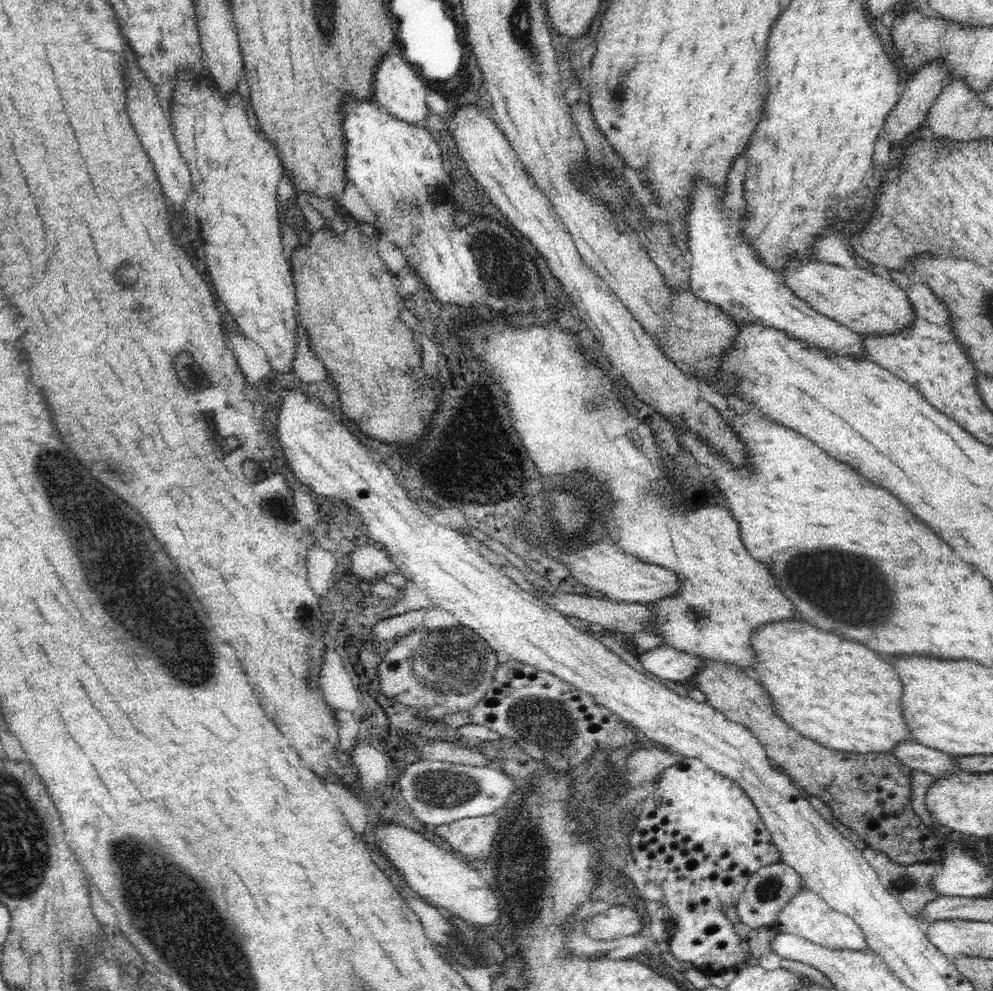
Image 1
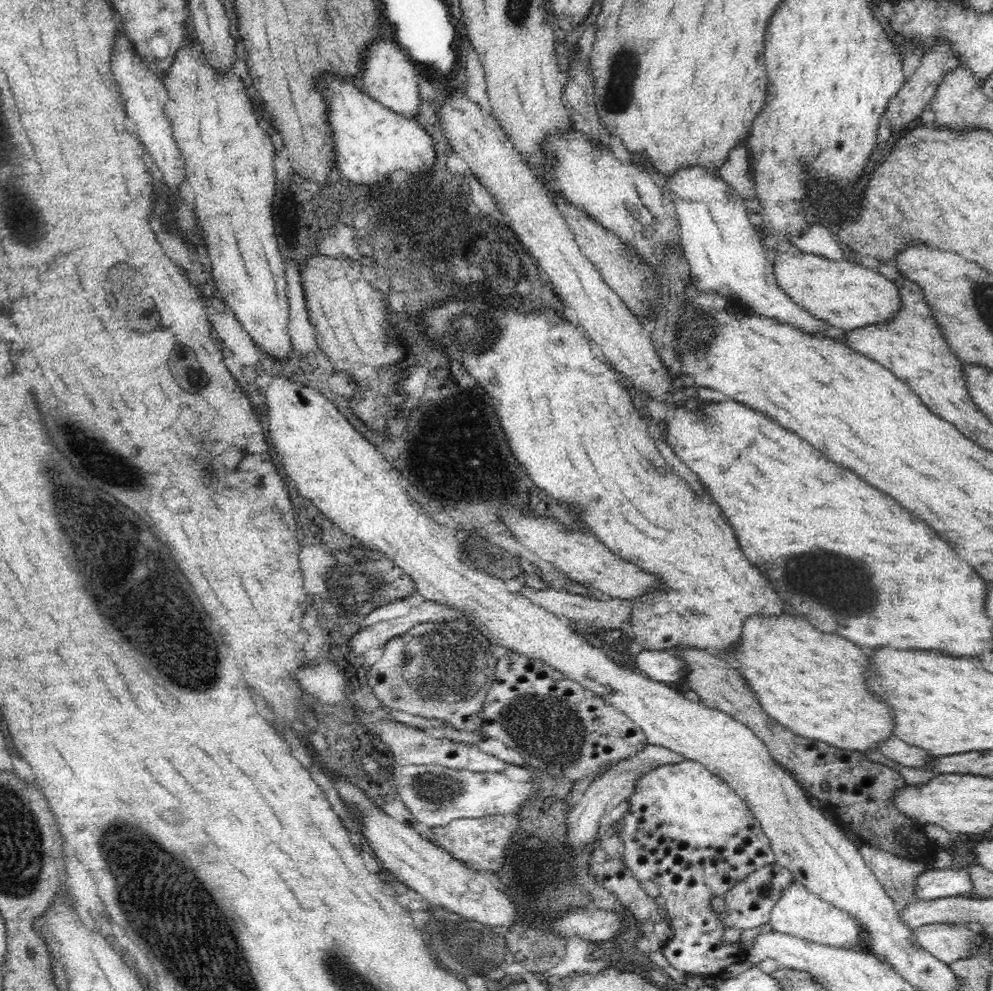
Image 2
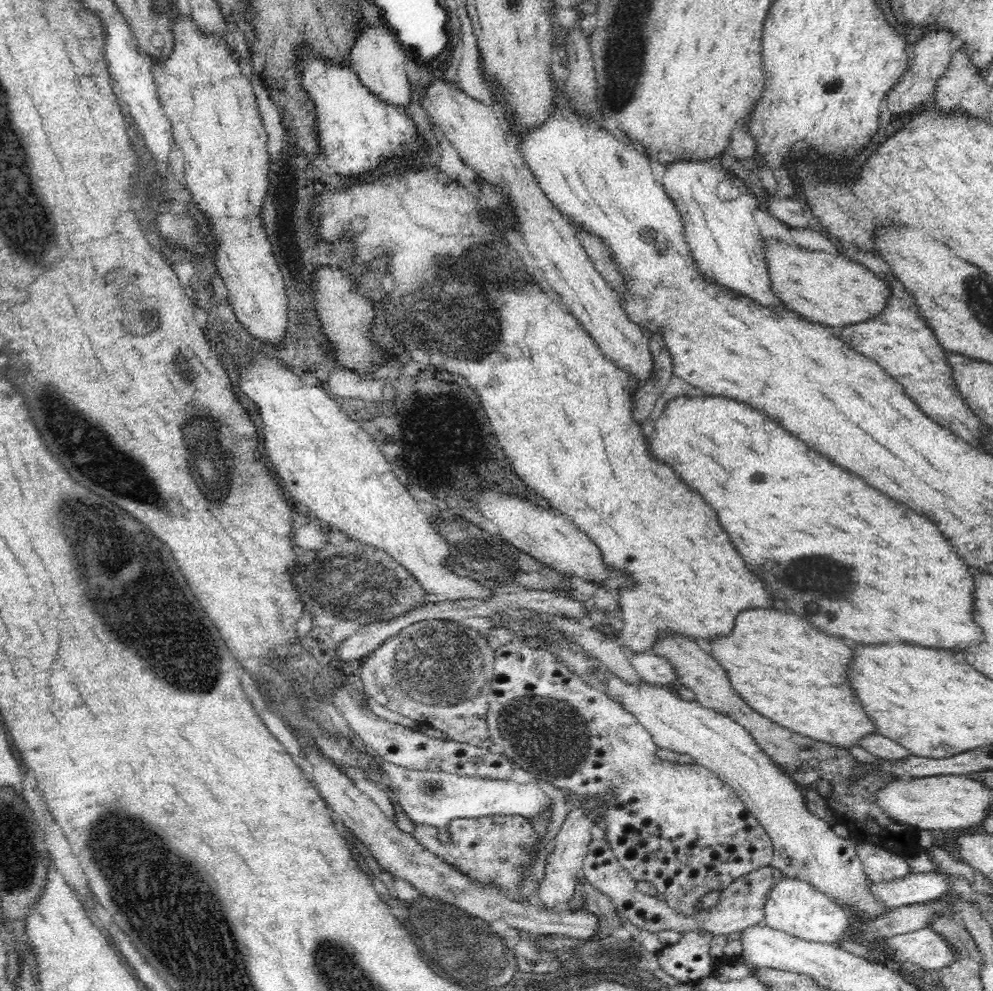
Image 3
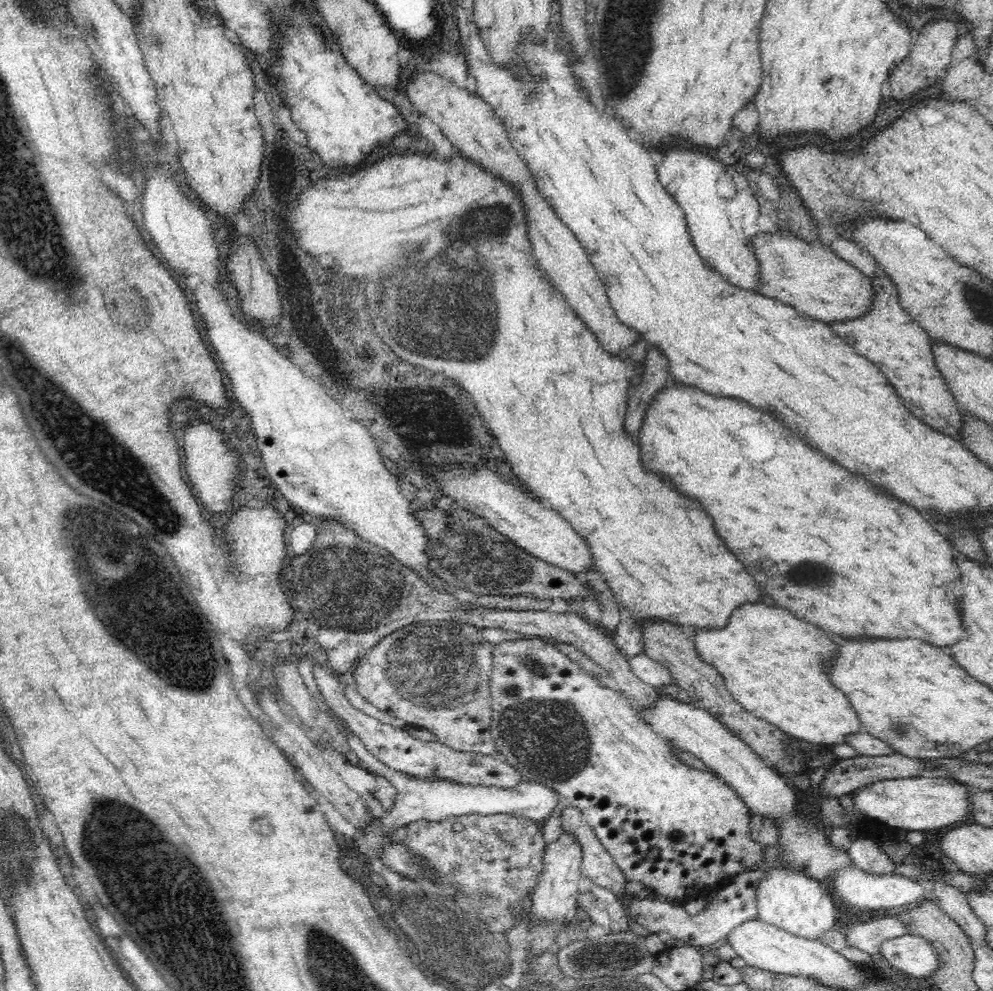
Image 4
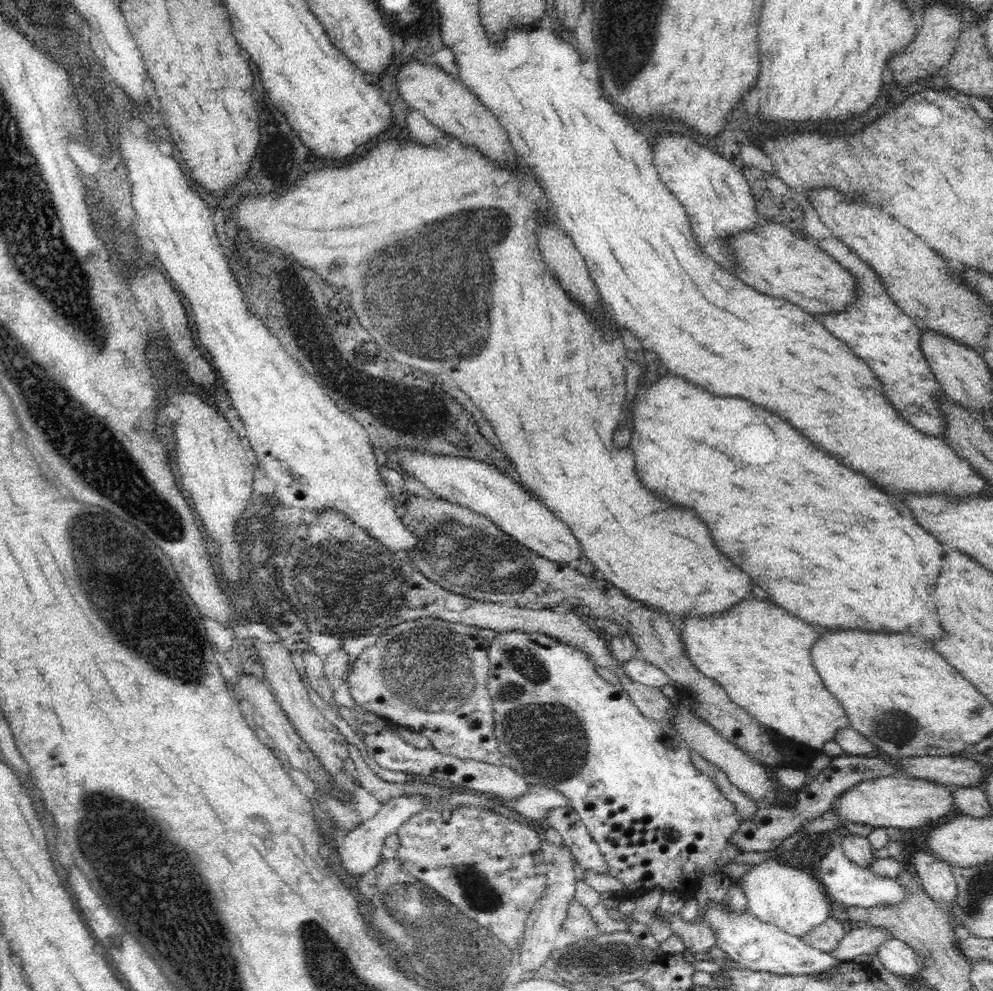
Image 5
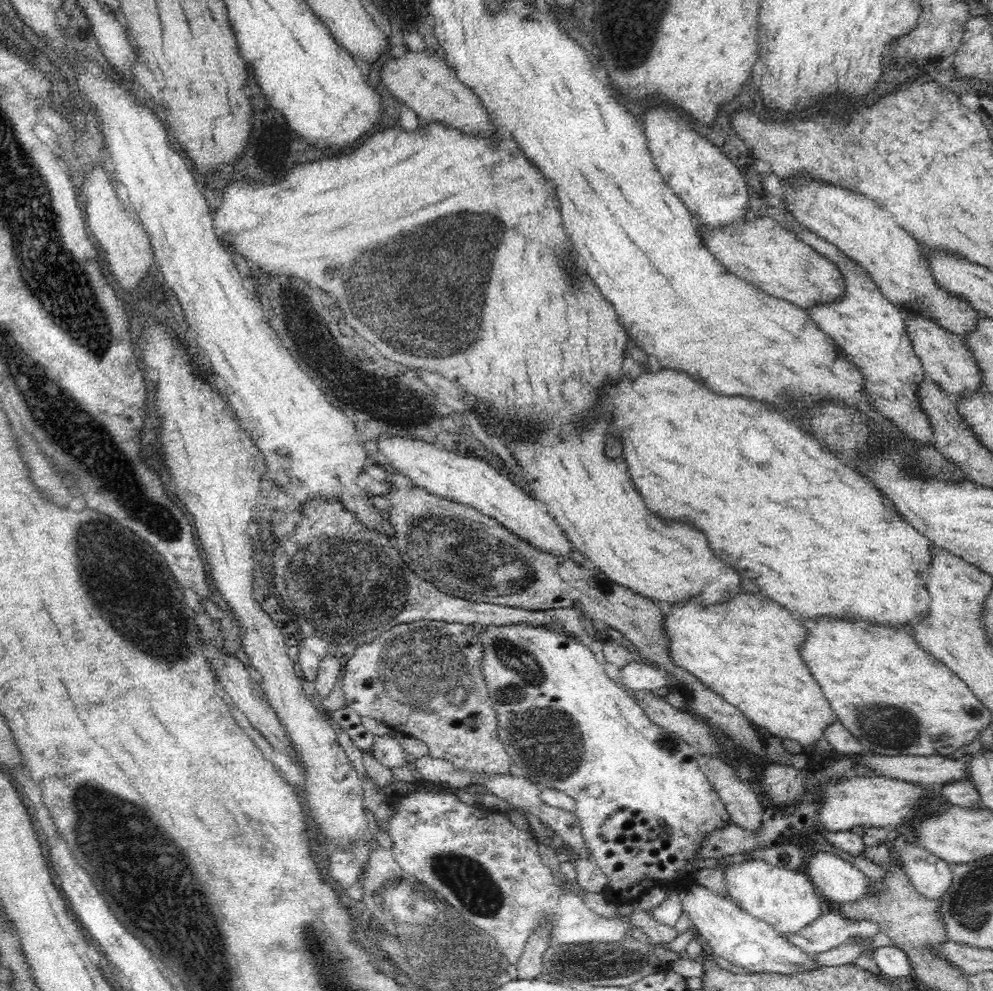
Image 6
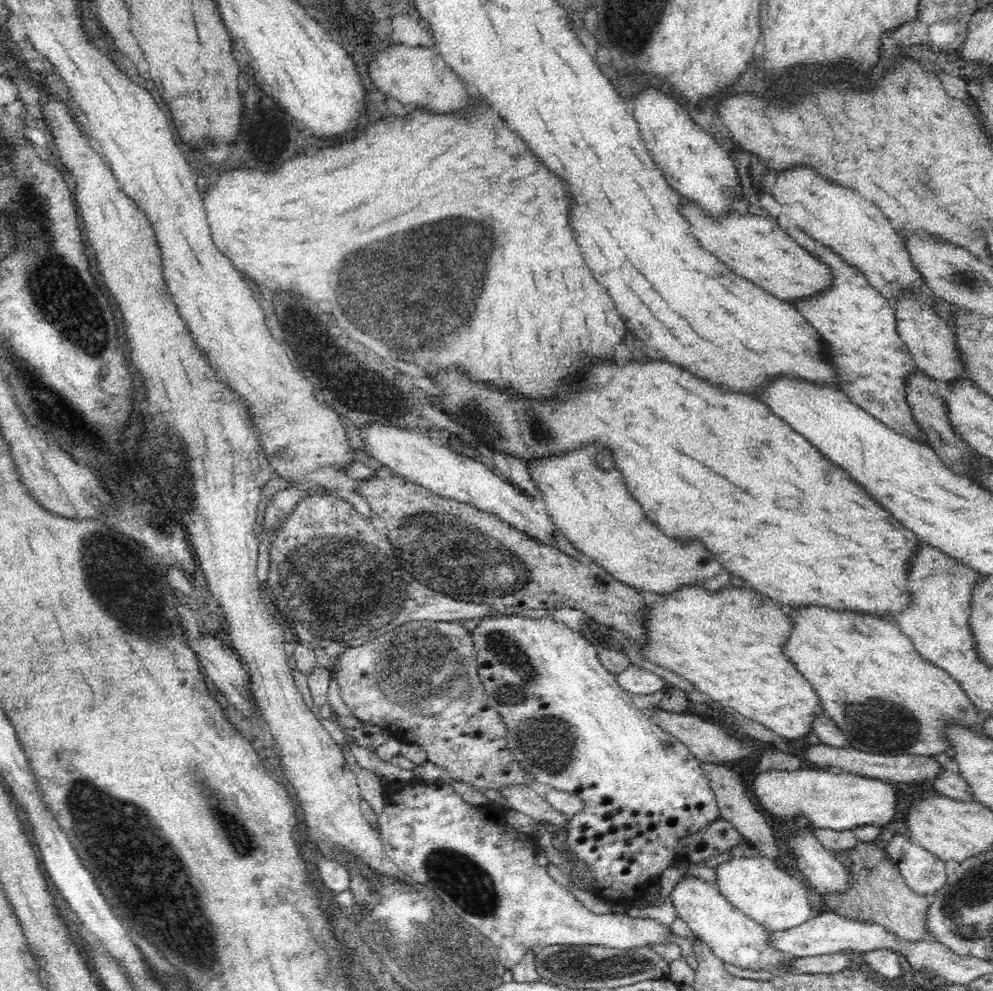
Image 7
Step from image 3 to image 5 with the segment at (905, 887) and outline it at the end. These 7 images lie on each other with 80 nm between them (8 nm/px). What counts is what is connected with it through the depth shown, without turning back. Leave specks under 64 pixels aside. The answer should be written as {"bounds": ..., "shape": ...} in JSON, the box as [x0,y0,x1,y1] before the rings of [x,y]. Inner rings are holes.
{"bounds":[816,834,905,908],"shape":[[[834,834],[834,846],[820,861],[818,861],[818,872],[816,878],[822,884],[822,890],[829,898],[833,898],[840,904],[847,907],[870,908],[883,904],[896,904],[905,899],[905,888],[896,880],[887,877],[878,877],[867,868],[860,867],[853,860],[850,860],[843,851],[842,845],[837,844],[837,837]]]}

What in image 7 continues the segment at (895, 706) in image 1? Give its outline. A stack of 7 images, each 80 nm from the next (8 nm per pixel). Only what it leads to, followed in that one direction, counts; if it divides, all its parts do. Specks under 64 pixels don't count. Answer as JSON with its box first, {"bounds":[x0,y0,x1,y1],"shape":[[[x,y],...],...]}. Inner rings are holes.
{"bounds":[629,586,822,739],"shape":[[[686,586],[668,596],[660,596],[660,600],[647,606],[645,632],[649,641],[629,641],[638,648],[644,660],[686,678],[697,690],[708,694],[711,700],[722,704],[730,712],[756,720],[783,739],[806,739],[813,732],[812,718],[816,712],[822,712],[822,704],[814,696],[814,688],[806,684],[804,676],[796,672],[782,652],[792,628],[788,614],[784,614],[774,600],[752,590],[732,586],[720,592],[708,592],[700,586]]]}

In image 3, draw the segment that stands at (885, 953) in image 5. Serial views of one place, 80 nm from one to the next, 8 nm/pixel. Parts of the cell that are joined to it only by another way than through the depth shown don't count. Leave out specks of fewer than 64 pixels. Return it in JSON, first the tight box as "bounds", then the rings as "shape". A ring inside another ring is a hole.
{"bounds":[886,926,954,971],"shape":[[[927,926],[914,930],[914,932],[892,935],[888,939],[888,951],[890,954],[886,961],[891,961],[891,965],[894,964],[894,961],[902,964],[910,963],[914,964],[914,967],[918,967],[920,971],[938,971],[954,962],[954,953],[952,953],[948,941],[939,932],[934,932]]]}

